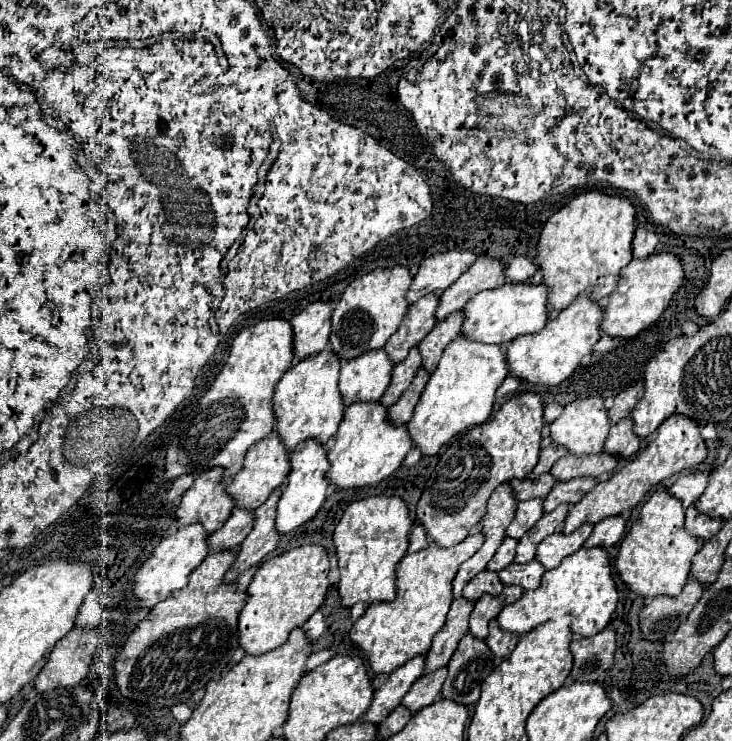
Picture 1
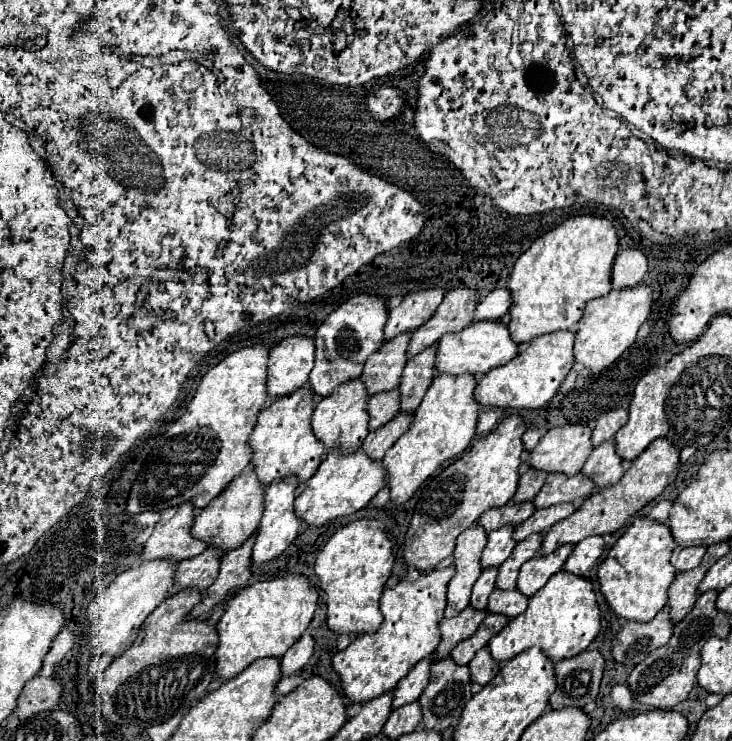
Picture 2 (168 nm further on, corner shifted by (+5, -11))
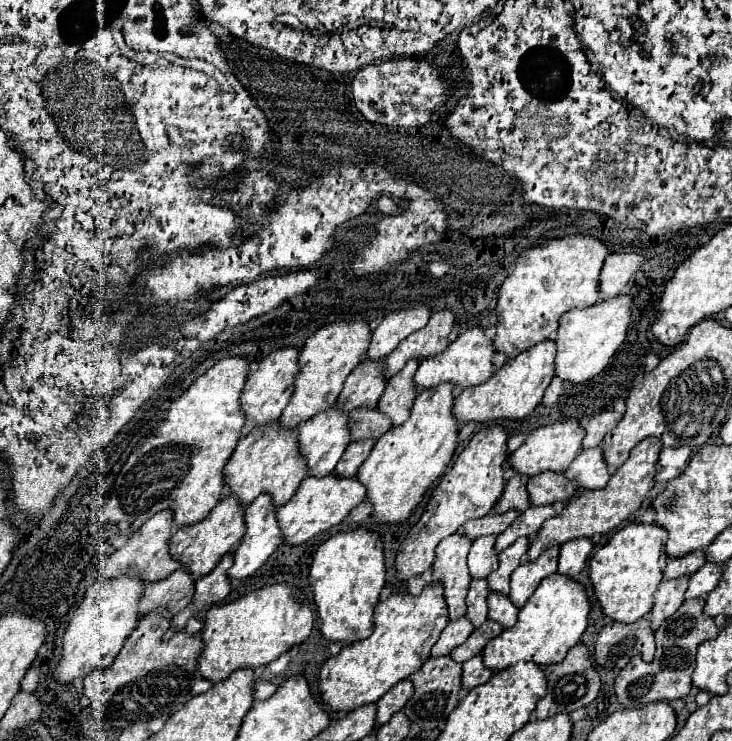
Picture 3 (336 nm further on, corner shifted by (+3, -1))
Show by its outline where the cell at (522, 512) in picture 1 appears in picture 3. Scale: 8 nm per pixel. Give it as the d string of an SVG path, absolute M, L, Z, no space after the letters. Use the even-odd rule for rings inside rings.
M486 535L478 537L478 541L472 543L472 549L468 553L468 569L474 579L488 577L492 571L498 569L496 537L498 535Z

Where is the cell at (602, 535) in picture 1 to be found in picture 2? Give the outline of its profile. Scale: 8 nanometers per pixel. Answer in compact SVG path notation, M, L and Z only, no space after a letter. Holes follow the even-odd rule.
M598 535L586 537L574 545L574 551L570 553L570 557L566 559L562 569L568 573L574 573L574 575L584 575L584 573L588 573L588 569L592 565L596 565L602 551L604 551L602 537L598 537Z

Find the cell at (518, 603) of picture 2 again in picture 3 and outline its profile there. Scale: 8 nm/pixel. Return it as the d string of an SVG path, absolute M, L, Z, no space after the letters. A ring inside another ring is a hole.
M490 591L488 595L488 617L498 621L504 627L512 627L516 623L518 617L518 607L510 601L508 595L498 593L498 591Z

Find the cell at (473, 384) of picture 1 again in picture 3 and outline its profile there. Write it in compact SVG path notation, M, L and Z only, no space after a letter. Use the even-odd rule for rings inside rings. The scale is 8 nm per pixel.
M450 381L436 385L434 389L422 389L414 399L408 421L400 427L386 431L374 445L370 457L362 463L356 477L368 489L368 501L372 501L374 521L402 523L410 517L416 505L422 501L426 489L444 473L458 445L460 423L452 413L454 385Z

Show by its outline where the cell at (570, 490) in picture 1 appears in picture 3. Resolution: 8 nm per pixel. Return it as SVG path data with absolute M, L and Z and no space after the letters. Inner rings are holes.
M540 505L540 507L528 507L504 533L498 535L496 539L496 549L498 551L504 551L508 545L512 545L518 537L530 537L534 535L542 523L550 517L556 515L556 509L554 505Z

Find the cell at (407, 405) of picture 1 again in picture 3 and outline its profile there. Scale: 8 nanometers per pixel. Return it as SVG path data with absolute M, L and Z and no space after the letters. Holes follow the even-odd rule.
M360 439L360 441L350 443L346 453L342 455L342 461L338 461L334 473L342 475L342 477L354 477L358 467L366 461L366 457L370 455L374 445L376 445L376 439Z

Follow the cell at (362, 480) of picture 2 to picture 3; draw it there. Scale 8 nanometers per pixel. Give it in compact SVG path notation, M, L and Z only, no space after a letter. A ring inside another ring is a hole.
M330 473L326 477L306 477L294 497L278 509L276 517L280 523L280 529L284 533L284 541L288 545L300 545L314 537L320 531L326 531L340 521L348 517L348 513L366 499L366 485L360 483L356 477L340 477L336 473Z

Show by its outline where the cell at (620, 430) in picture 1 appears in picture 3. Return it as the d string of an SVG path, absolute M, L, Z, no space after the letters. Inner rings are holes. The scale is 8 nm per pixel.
M602 447L580 451L564 475L578 481L584 489L602 489L610 481L608 463L604 459Z

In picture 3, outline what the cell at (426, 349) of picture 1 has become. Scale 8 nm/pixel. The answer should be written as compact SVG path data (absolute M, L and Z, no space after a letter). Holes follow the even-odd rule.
M418 359L408 361L400 373L390 377L386 391L378 401L378 407L392 417L392 425L402 425L410 417L412 401L416 397L416 385L414 385L416 369Z

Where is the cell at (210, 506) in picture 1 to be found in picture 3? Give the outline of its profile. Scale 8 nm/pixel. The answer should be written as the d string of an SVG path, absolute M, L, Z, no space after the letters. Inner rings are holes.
M164 509L158 511L154 517L150 517L136 533L132 533L132 537L128 539L128 543L124 547L120 547L118 551L114 551L106 563L104 569L98 569L100 579L110 579L110 577L118 577L118 573L124 571L136 571L142 573L144 581L158 581L166 575L170 575L172 571L180 569L180 561L174 559L168 551L168 543L170 543L170 533L174 527L174 511L172 509Z

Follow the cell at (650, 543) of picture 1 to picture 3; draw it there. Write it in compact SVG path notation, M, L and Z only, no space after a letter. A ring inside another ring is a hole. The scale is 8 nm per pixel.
M628 523L626 527L622 527L620 531L616 531L610 541L598 549L592 559L590 559L590 581L596 589L596 597L604 609L604 613L608 617L612 617L614 621L622 621L622 623L634 623L642 617L646 617L650 613L650 609L654 607L654 593L664 577L664 565L666 565L666 545L668 533L664 527L654 525L654 523Z

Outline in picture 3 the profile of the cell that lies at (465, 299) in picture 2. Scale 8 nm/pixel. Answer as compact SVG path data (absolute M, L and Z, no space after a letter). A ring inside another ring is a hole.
M442 309L442 311L432 313L426 327L406 337L394 349L394 353L386 357L386 375L392 377L394 373L398 373L406 365L406 361L412 357L430 357L446 349L448 335L454 323L456 323L456 317L452 309Z

